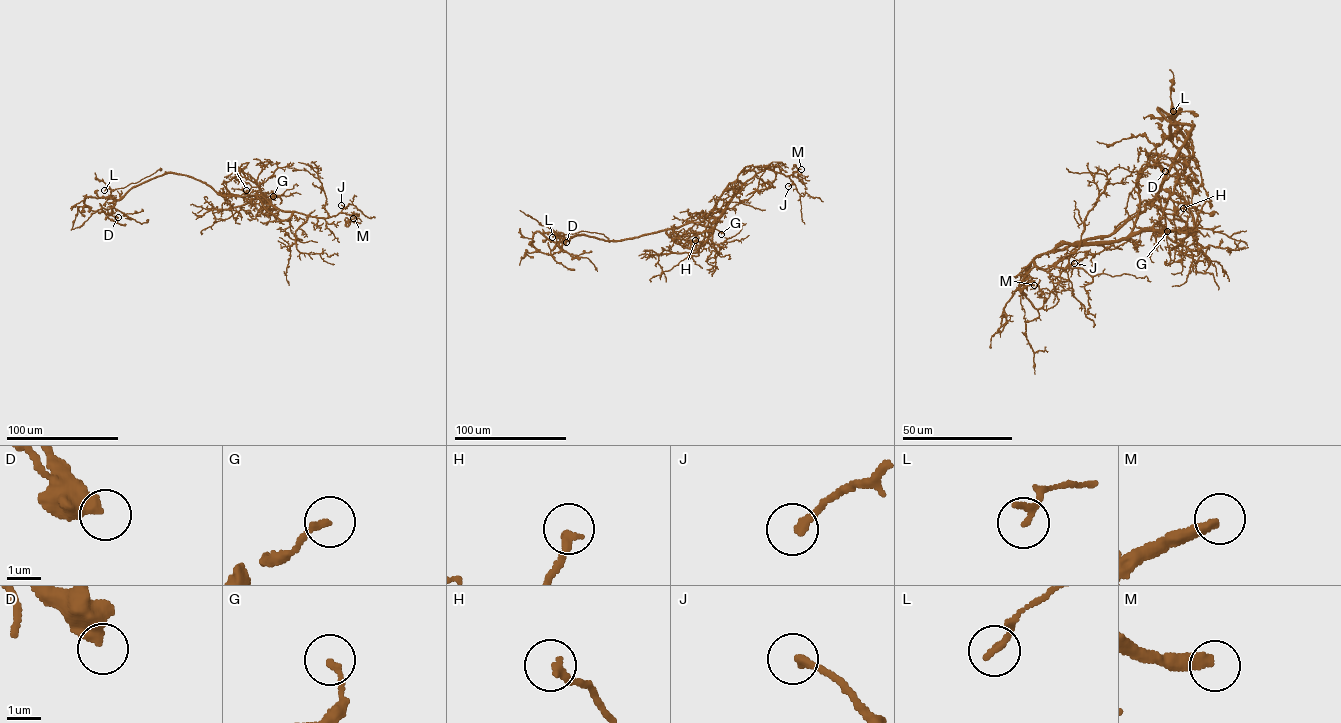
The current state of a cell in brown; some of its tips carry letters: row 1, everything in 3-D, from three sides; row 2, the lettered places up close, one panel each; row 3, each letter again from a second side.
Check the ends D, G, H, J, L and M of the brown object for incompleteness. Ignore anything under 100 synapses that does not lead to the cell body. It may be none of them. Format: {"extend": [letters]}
{"extend": ["M"]}

